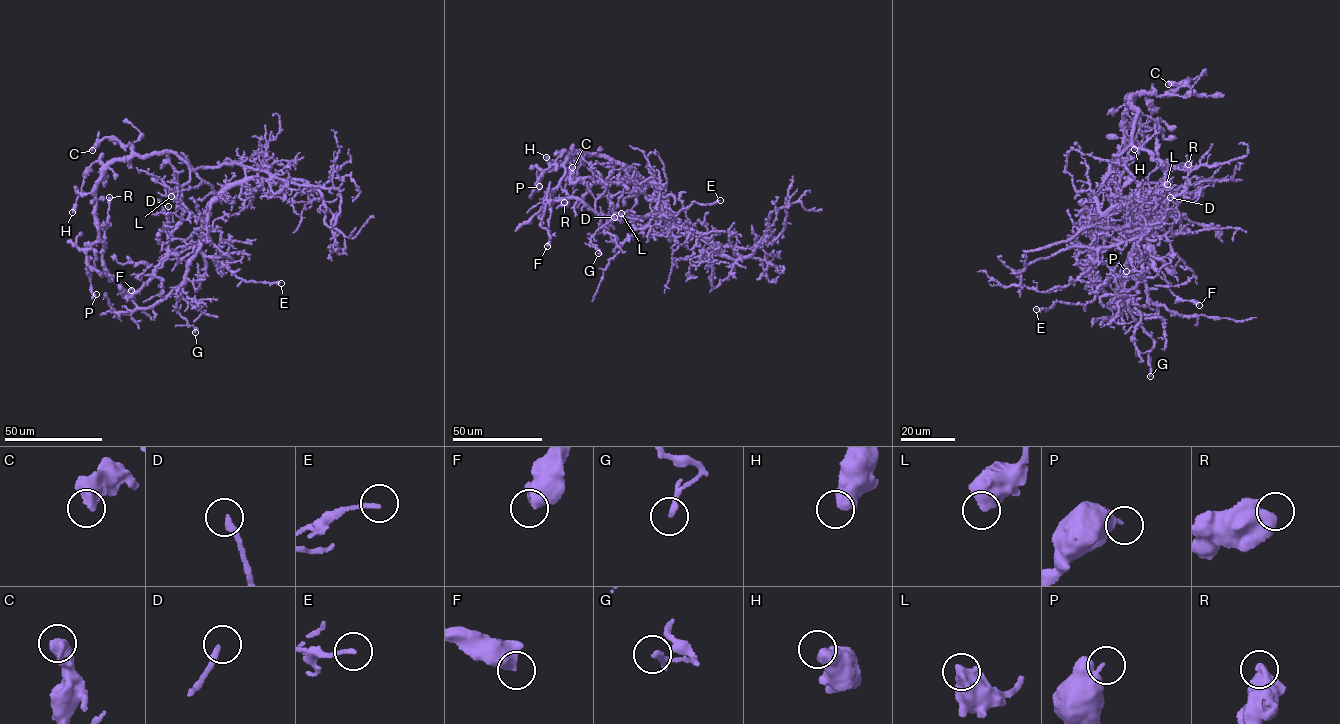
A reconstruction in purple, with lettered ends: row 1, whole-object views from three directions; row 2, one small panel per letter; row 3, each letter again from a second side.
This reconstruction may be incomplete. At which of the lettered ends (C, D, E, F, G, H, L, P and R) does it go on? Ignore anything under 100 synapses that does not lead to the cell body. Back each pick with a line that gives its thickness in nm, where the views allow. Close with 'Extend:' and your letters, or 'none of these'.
Extend: none of these

